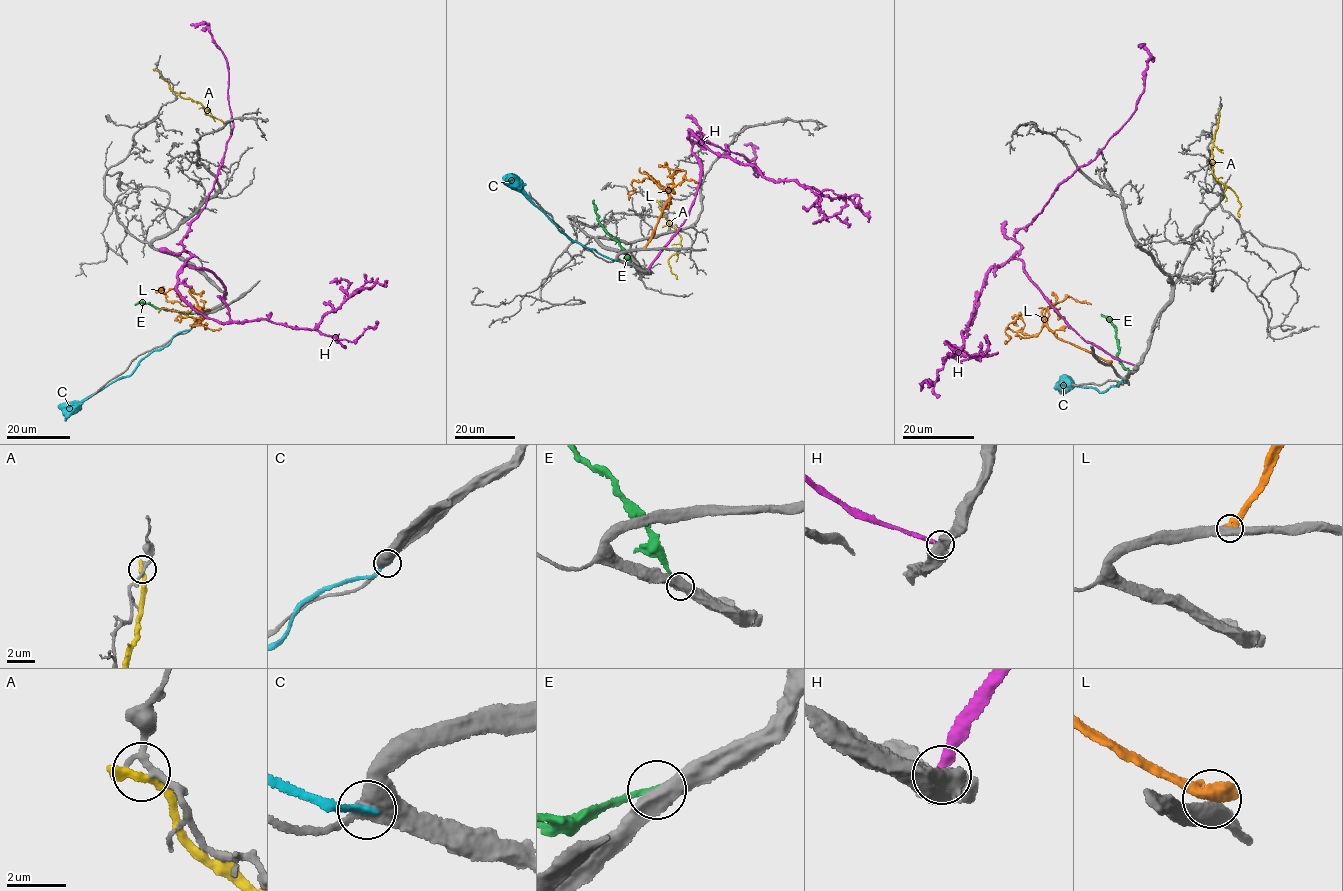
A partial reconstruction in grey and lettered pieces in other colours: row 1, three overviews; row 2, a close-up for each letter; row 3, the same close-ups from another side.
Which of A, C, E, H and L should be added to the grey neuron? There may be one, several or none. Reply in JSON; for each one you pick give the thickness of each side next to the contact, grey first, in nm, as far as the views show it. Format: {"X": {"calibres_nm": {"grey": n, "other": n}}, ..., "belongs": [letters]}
{"belongs": []}

